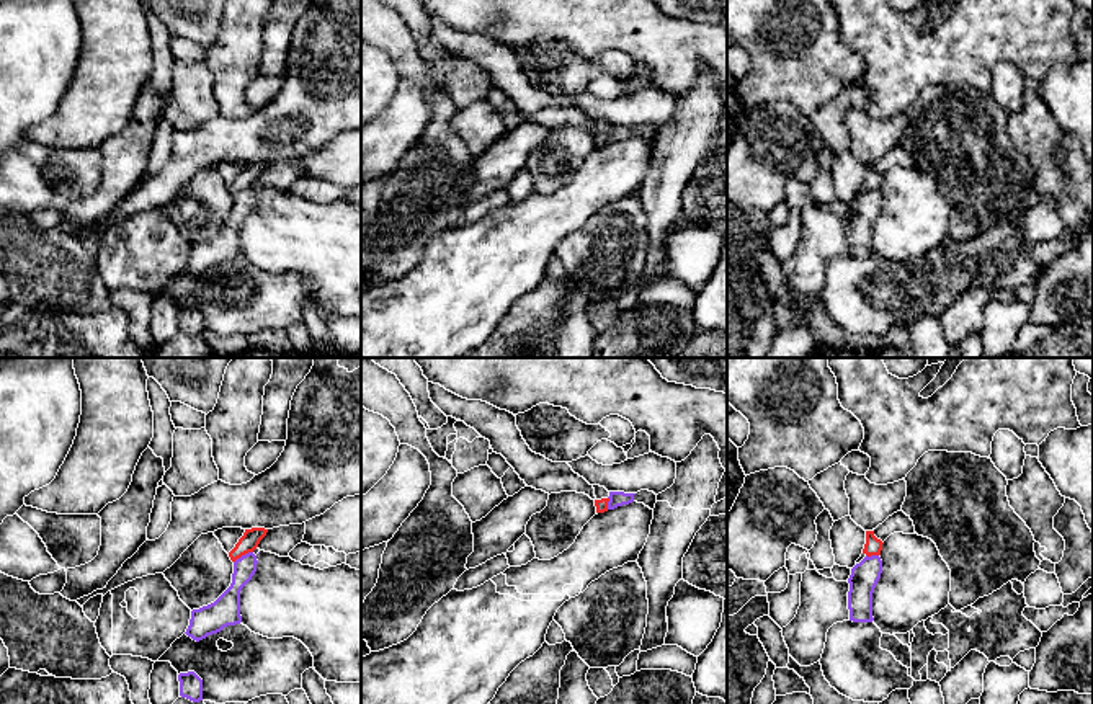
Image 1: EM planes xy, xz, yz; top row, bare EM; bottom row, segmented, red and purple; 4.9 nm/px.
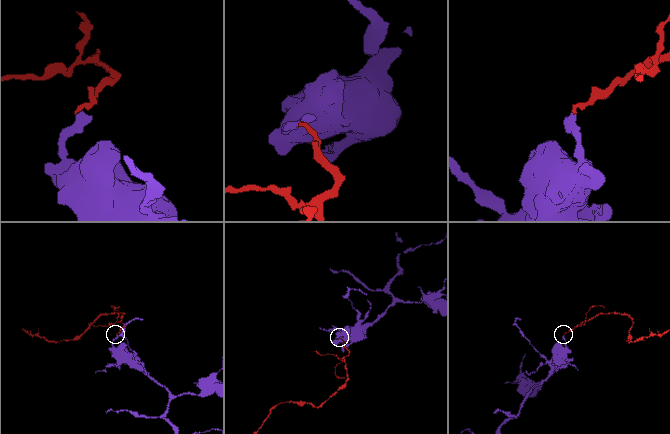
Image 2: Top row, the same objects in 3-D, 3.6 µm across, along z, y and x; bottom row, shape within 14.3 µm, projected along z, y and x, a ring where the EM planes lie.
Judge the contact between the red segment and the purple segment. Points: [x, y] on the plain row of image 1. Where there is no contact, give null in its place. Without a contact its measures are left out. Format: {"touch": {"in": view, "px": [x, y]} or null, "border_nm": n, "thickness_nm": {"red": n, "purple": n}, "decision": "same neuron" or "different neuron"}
{"touch": {"in": "xy", "px": [242, 188]}, "border_nm": 110, "thickness_nm": {"red": 90, "purple": 110}, "decision": "different neuron"}

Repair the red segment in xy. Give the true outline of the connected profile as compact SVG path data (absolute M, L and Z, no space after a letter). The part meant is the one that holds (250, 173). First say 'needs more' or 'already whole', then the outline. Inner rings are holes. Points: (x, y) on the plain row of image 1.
already whole; M252 162L245 163L243 170L239 173L235 181L229 186L232 196L240 193L242 189L253 186L260 175L266 170L268 163L265 162Z

